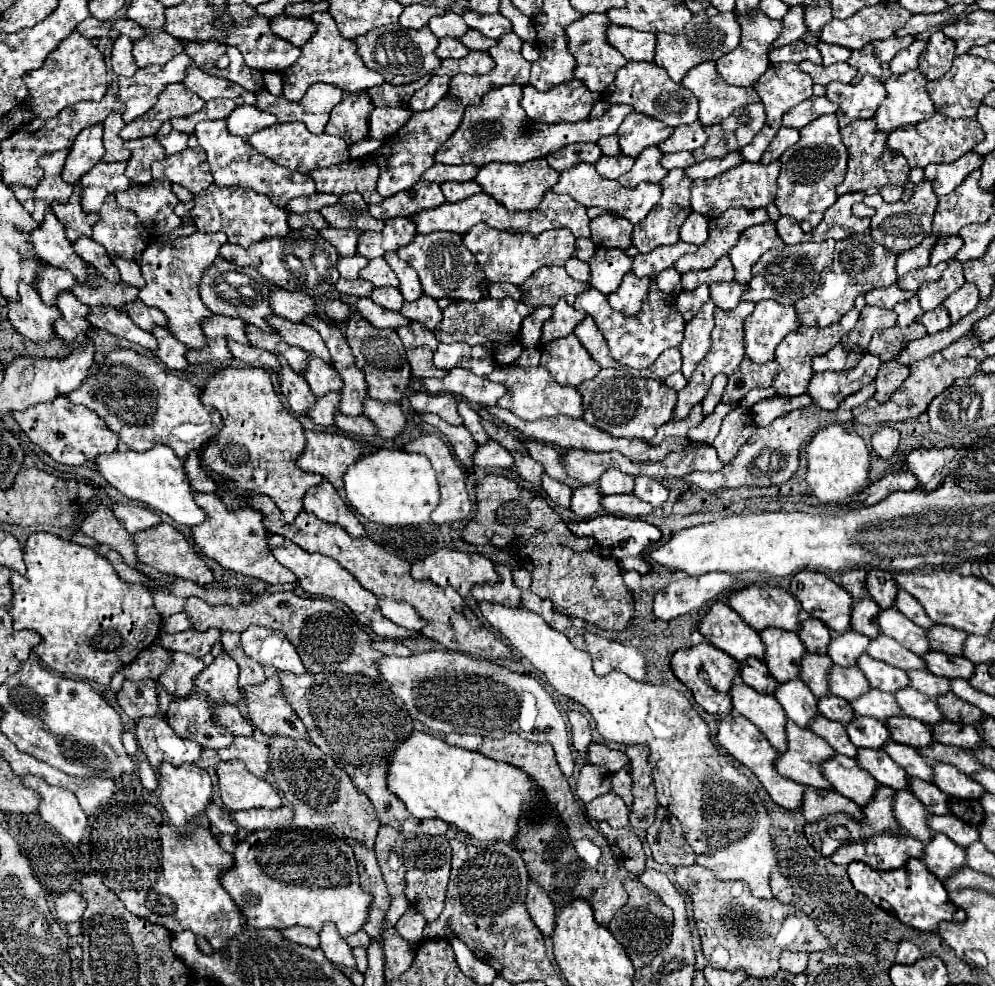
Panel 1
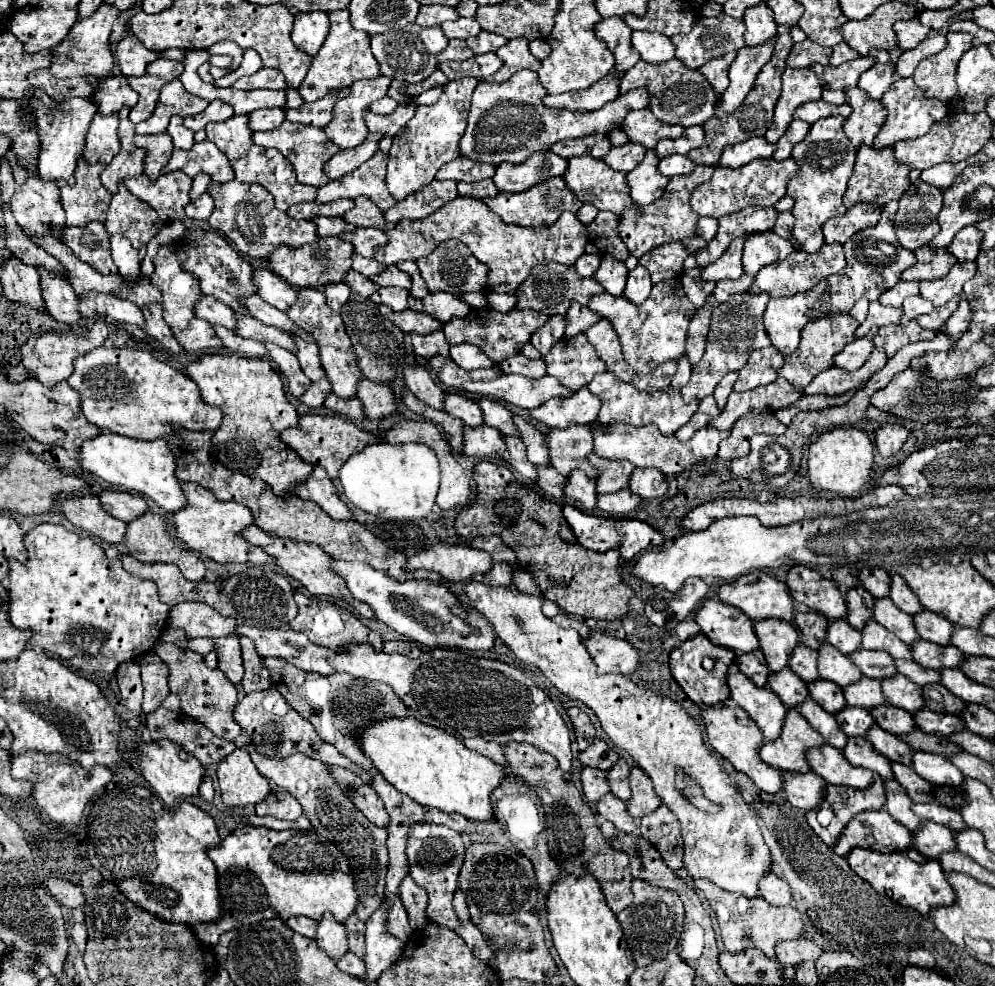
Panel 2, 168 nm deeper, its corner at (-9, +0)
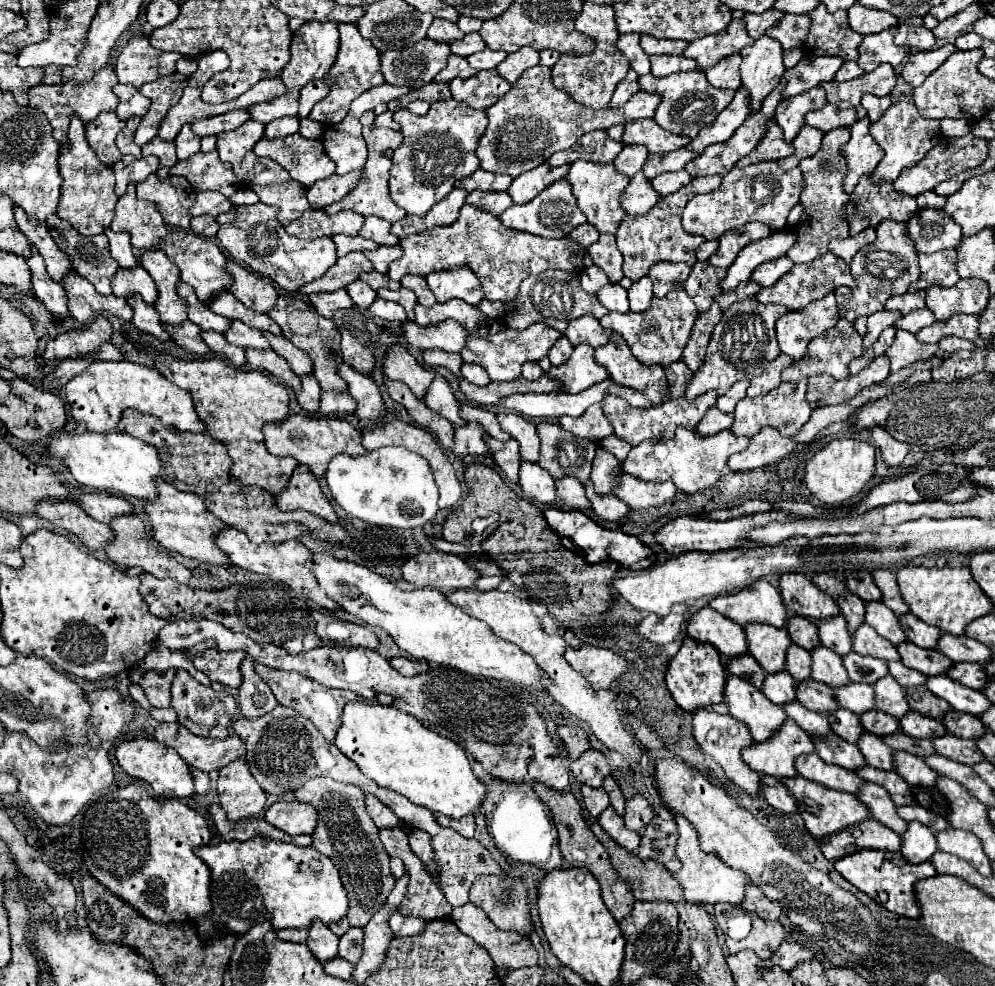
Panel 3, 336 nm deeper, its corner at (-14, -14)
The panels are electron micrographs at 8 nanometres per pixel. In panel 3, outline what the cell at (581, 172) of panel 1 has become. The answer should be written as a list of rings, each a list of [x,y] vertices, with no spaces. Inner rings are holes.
[[[576,160],[570,166],[570,172],[566,178],[572,184],[572,192],[578,200],[578,208],[586,216],[586,222],[592,224],[600,234],[616,234],[620,220],[624,218],[618,196],[622,194],[622,190],[626,188],[630,178],[624,176],[622,172],[618,172],[614,168],[614,164],[594,164],[594,162],[584,162],[584,160]]]

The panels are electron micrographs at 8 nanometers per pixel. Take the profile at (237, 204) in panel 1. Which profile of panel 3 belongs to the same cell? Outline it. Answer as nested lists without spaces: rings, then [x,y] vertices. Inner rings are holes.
[[[262,202],[252,206],[234,206],[230,212],[218,216],[218,240],[228,256],[266,280],[274,282],[286,292],[296,294],[304,284],[320,278],[336,260],[336,244],[332,238],[322,240],[298,240],[284,232],[284,226],[276,220],[276,208]]]

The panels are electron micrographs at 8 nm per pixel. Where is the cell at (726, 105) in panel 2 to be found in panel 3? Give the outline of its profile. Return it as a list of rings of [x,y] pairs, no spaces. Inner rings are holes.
[[[740,88],[736,92],[732,104],[726,106],[724,112],[720,112],[720,116],[714,120],[714,124],[702,128],[702,132],[698,132],[698,136],[686,148],[696,154],[702,154],[708,146],[726,142],[736,132],[736,128],[740,128],[742,122],[746,120],[748,110],[750,110],[748,106],[750,106],[750,100],[746,96],[746,90]]]

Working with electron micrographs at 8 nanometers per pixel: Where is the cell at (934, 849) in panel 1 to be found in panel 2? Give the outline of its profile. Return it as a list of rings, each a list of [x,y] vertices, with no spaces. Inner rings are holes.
[[[923,822],[923,826],[913,836],[915,836],[913,846],[929,860],[939,860],[941,854],[957,850],[953,830],[949,830],[947,826],[941,826],[941,824]]]

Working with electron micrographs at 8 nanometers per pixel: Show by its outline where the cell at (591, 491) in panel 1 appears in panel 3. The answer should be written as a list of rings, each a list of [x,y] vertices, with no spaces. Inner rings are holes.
[[[564,476],[556,480],[556,504],[564,510],[588,510],[590,508],[584,486],[572,476]]]

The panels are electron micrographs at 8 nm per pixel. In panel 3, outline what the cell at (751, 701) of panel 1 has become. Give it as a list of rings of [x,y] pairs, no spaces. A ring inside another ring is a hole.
[[[728,674],[726,678],[724,702],[728,706],[728,714],[748,726],[754,742],[768,740],[770,734],[786,720],[786,712],[782,712],[780,706],[772,704],[756,686],[734,674]]]

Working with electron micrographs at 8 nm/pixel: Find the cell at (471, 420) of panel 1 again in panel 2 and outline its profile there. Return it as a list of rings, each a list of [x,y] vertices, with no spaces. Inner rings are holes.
[[[447,394],[445,410],[447,410],[447,414],[451,414],[453,418],[463,420],[471,428],[483,426],[483,412],[481,412],[481,408],[475,404],[475,400],[471,400],[467,396]]]

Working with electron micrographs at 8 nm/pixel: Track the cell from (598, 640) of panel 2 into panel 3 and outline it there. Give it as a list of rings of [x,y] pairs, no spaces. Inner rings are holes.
[[[590,644],[566,648],[564,658],[576,672],[580,672],[590,682],[594,690],[610,688],[610,682],[628,670],[628,664],[622,656],[618,656],[612,650]]]

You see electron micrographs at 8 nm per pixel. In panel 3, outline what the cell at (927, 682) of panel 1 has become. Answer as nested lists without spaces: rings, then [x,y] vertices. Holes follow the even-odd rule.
[[[886,662],[888,664],[888,672],[896,678],[896,682],[904,688],[912,688],[912,686],[922,686],[926,684],[926,676],[918,670],[906,668],[902,662]]]

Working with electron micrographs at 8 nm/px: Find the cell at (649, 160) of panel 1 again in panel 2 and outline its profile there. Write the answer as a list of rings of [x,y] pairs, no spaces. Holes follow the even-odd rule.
[[[647,150],[641,166],[633,168],[627,174],[627,184],[631,188],[631,198],[641,206],[647,206],[647,204],[655,202],[657,198],[661,198],[661,192],[665,190],[665,186],[669,182],[669,178],[663,176],[657,166],[659,166],[657,154],[653,150]]]

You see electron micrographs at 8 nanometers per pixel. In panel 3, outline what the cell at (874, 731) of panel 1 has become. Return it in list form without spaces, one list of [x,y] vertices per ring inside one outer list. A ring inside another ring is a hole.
[[[836,708],[834,712],[828,714],[828,720],[830,720],[830,728],[840,738],[844,738],[846,742],[856,742],[858,736],[862,734],[862,726],[858,724],[858,716],[854,712],[850,712],[850,710]]]

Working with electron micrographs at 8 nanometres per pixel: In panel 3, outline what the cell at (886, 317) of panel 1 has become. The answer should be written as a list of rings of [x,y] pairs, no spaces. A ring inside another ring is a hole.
[[[880,310],[880,312],[874,312],[870,318],[868,318],[868,330],[864,334],[864,348],[870,348],[876,338],[880,336],[880,332],[888,326],[892,326],[902,314],[900,312],[890,312],[890,310]]]

